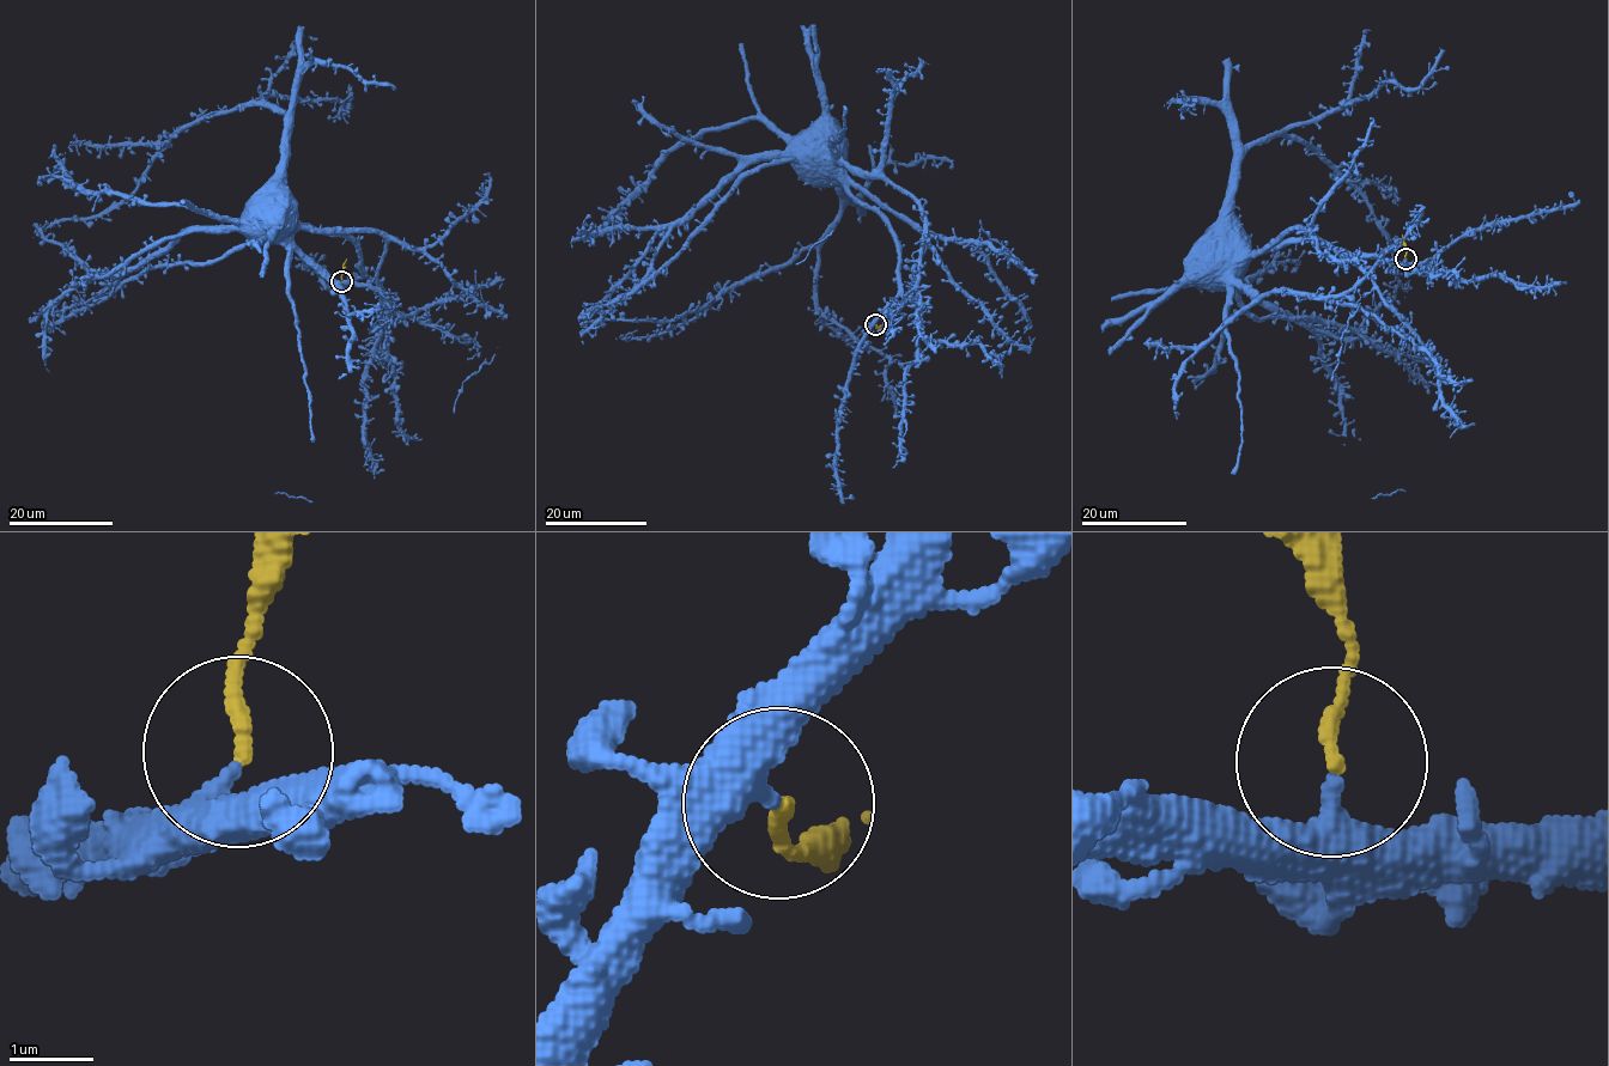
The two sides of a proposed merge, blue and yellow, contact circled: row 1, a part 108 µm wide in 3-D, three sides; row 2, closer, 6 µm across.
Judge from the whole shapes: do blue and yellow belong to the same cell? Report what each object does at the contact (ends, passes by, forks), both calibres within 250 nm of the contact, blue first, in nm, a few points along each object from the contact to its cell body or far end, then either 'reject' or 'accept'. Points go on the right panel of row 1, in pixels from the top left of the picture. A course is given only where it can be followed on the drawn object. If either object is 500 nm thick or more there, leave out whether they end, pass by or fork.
blue ends there; yellow ends there; 360 nm thick on the blue side, 180 nm on the other; blue runs (1406, 259), (1310, 242), (1254, 253), (1233, 220), (1237, 160), (1280, 135), (1334, 165), (1391, 242), (1406, 298); yellow runs (1406, 257), (1403, 235); reject

